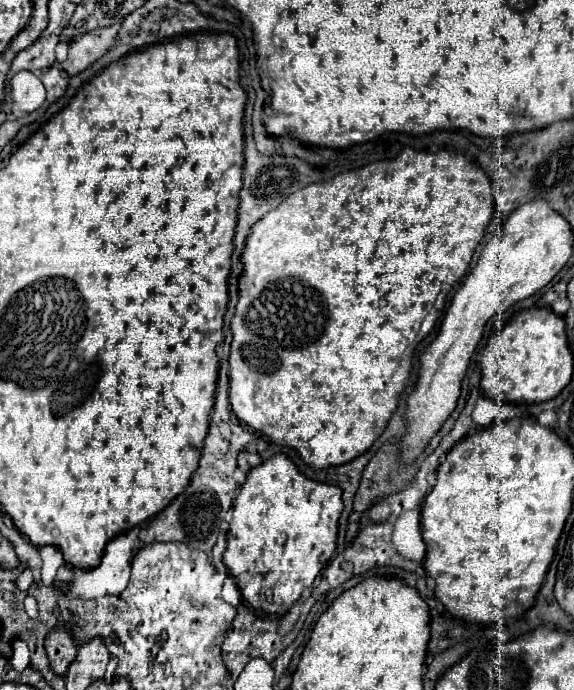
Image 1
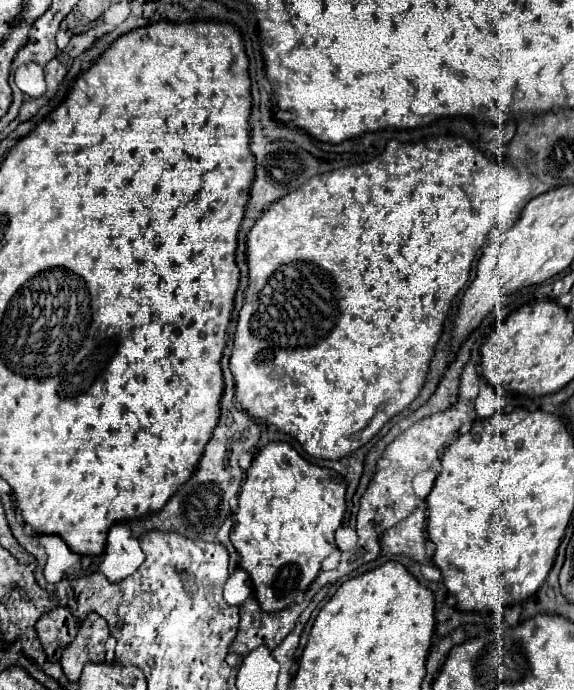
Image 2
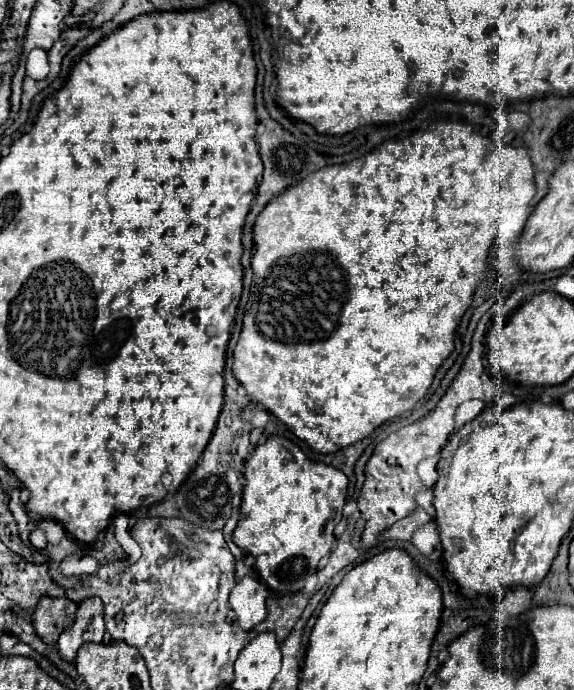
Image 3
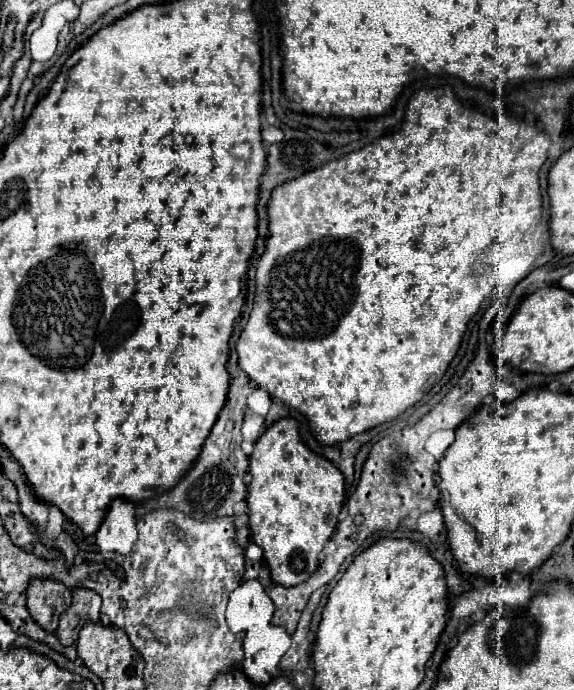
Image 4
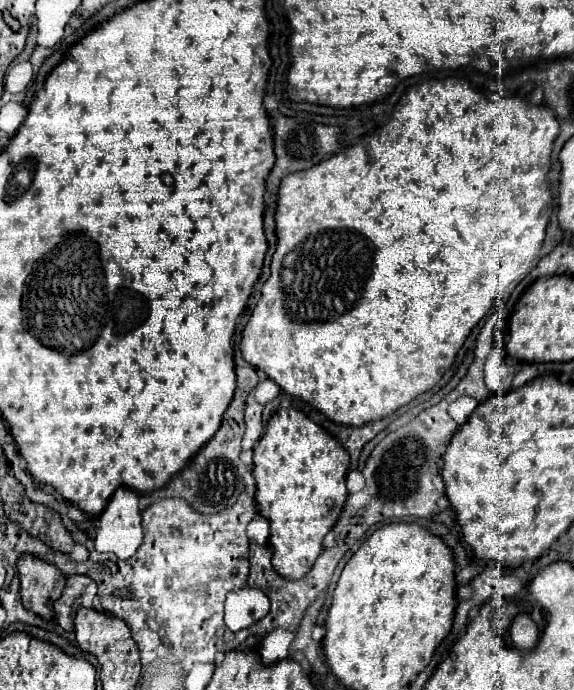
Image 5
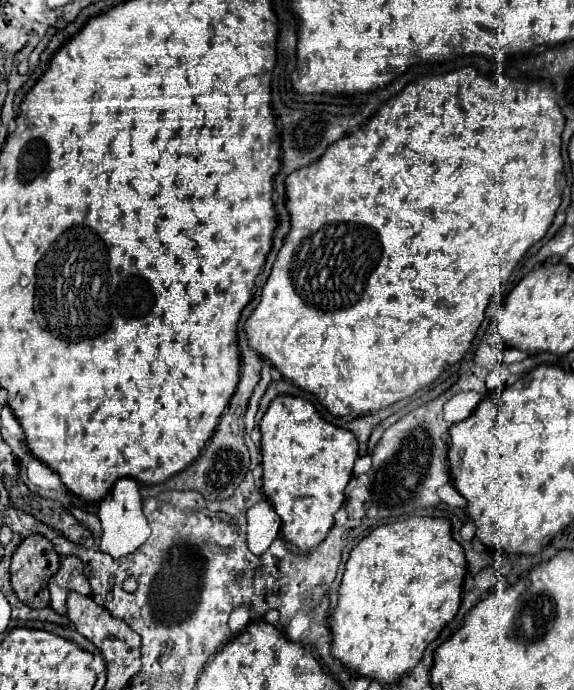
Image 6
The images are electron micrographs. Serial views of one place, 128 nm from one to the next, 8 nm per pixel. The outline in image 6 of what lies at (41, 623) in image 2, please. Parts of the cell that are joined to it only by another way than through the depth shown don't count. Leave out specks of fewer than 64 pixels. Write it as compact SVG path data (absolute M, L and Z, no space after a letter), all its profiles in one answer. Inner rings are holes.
M32 534L26 540L22 540L20 546L12 554L12 566L10 566L12 588L14 588L16 596L32 608L46 608L50 604L48 580L56 574L56 568L60 568L60 556L44 536Z

